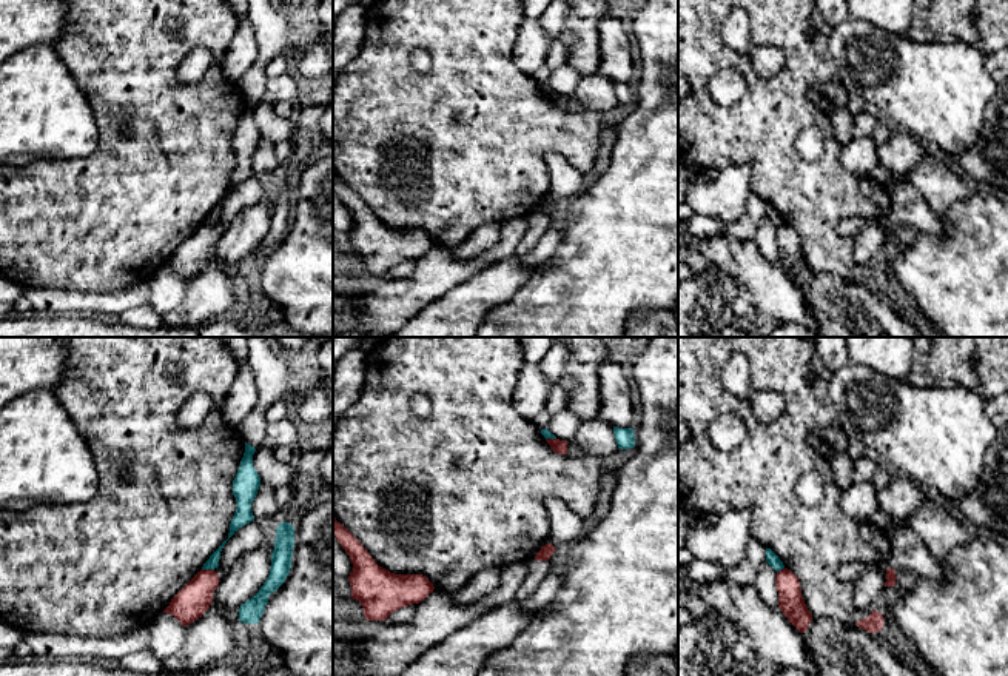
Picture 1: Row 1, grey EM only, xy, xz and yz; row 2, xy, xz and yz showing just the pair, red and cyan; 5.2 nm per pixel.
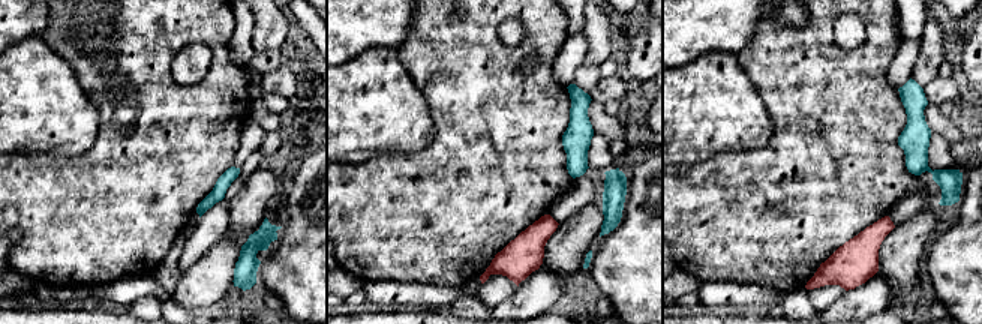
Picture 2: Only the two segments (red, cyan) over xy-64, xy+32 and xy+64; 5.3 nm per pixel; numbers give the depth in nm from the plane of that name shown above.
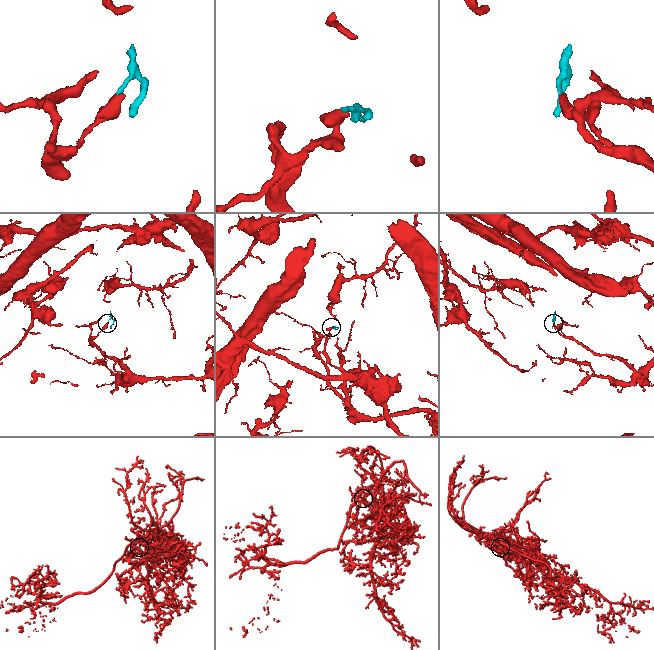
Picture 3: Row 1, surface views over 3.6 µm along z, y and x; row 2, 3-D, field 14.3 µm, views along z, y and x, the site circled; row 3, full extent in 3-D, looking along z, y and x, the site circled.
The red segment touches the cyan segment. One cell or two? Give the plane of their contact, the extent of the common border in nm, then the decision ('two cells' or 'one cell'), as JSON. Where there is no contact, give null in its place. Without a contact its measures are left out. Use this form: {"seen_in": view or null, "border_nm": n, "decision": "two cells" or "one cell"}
{"seen_in": "xy", "border_nm": 60, "decision": "two cells"}

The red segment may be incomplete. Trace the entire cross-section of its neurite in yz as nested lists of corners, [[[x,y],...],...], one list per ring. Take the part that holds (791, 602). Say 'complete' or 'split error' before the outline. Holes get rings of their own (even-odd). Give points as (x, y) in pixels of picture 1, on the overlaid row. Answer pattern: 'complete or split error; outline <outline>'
complete; outline [[[783,568],[777,571],[775,585],[780,610],[800,633],[805,633],[812,614],[803,601],[798,577],[791,570]]]

